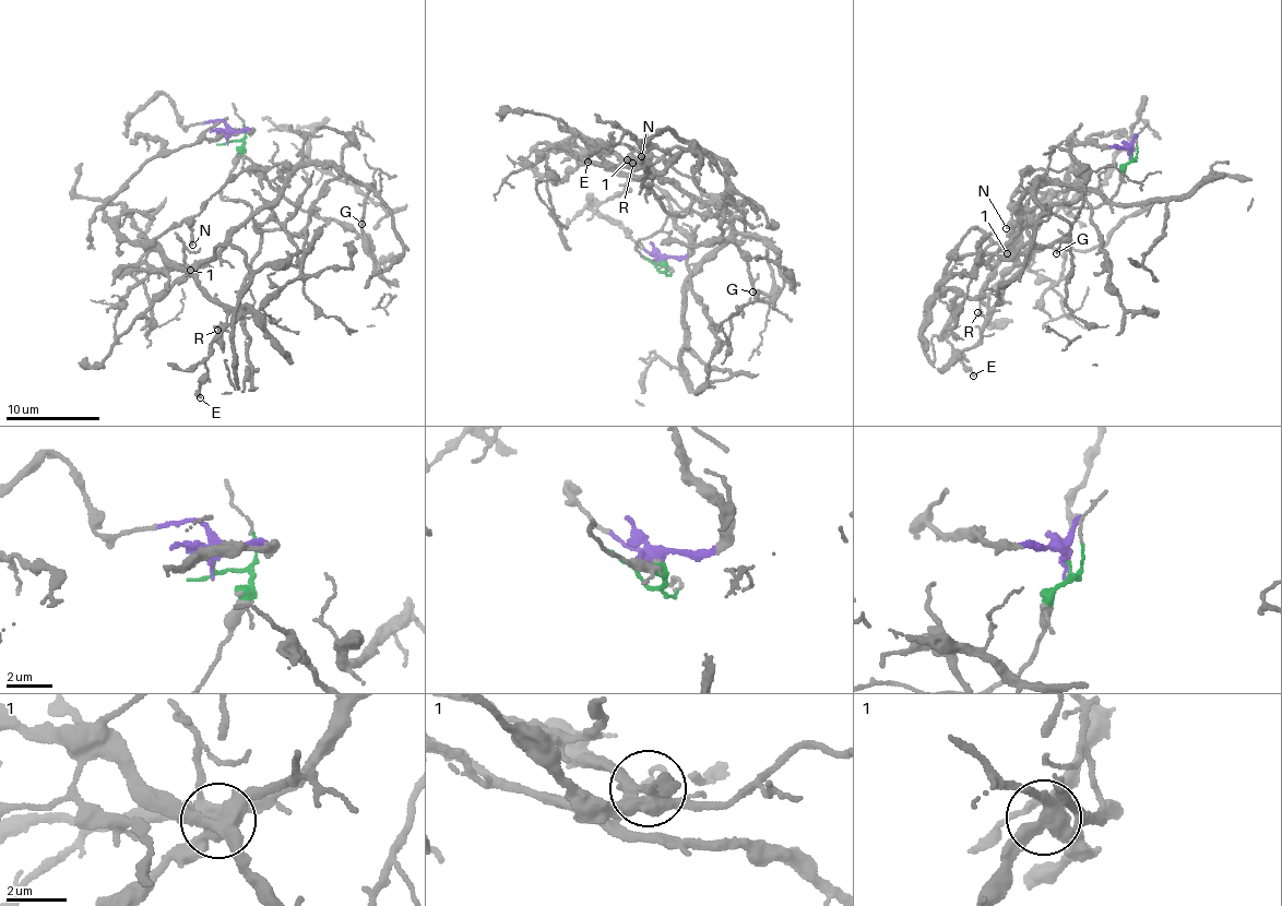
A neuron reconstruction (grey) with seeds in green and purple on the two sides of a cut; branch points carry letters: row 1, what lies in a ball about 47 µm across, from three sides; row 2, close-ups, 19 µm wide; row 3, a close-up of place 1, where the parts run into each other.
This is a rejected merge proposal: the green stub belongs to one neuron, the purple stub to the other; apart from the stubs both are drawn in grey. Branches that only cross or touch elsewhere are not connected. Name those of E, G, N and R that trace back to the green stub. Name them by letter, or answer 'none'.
G

